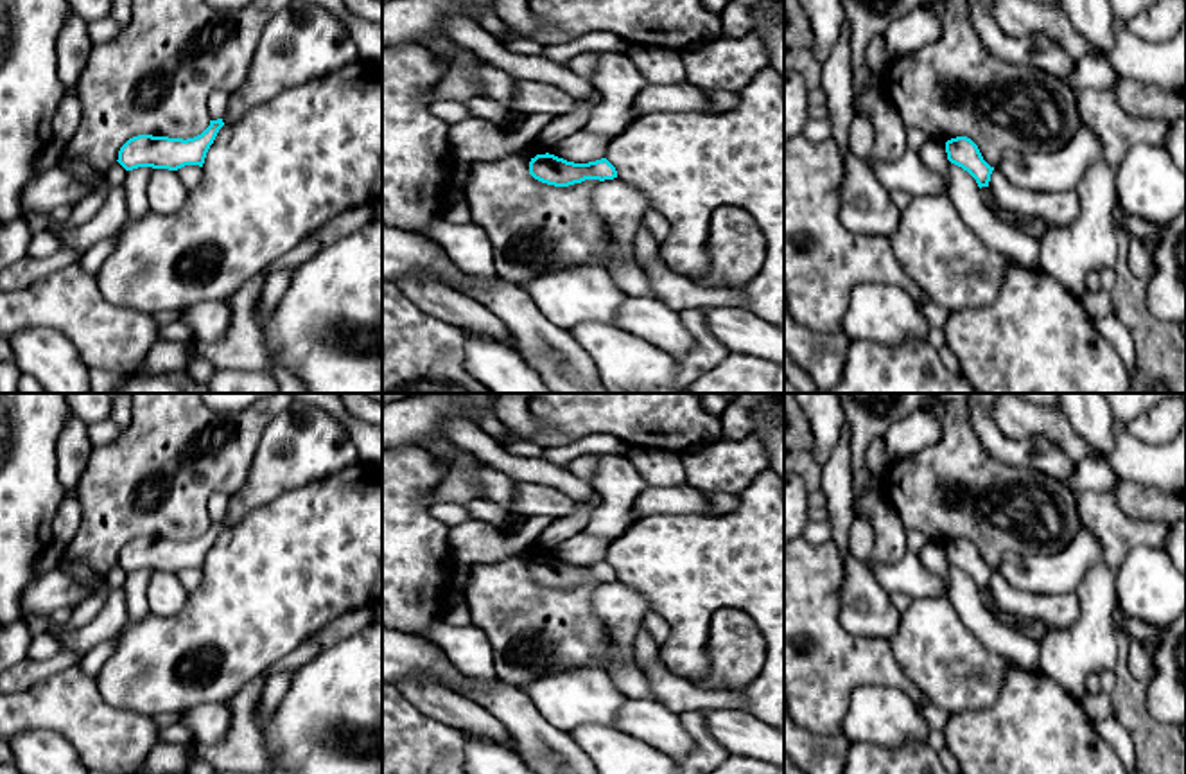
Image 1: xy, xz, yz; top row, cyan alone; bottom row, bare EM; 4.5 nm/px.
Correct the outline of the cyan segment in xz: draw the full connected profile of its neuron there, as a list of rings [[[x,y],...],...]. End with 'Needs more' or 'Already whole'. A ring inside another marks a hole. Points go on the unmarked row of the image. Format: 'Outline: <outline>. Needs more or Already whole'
Outline: [[[549,555],[531,560],[529,576],[538,584],[554,589],[569,589],[585,582],[605,584],[617,580],[615,569],[606,560],[574,566]]]. Already whole

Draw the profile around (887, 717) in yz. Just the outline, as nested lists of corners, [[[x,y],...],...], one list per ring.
[[[859,686],[850,695],[842,734],[850,742],[877,747],[901,747],[906,742],[924,743],[929,726],[917,704],[899,688]]]

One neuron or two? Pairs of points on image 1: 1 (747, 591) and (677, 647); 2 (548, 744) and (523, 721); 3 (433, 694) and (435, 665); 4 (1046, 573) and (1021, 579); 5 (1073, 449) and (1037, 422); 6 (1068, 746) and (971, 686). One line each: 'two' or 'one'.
1: one
2: one
3: two
4: one
5: one
6: two

